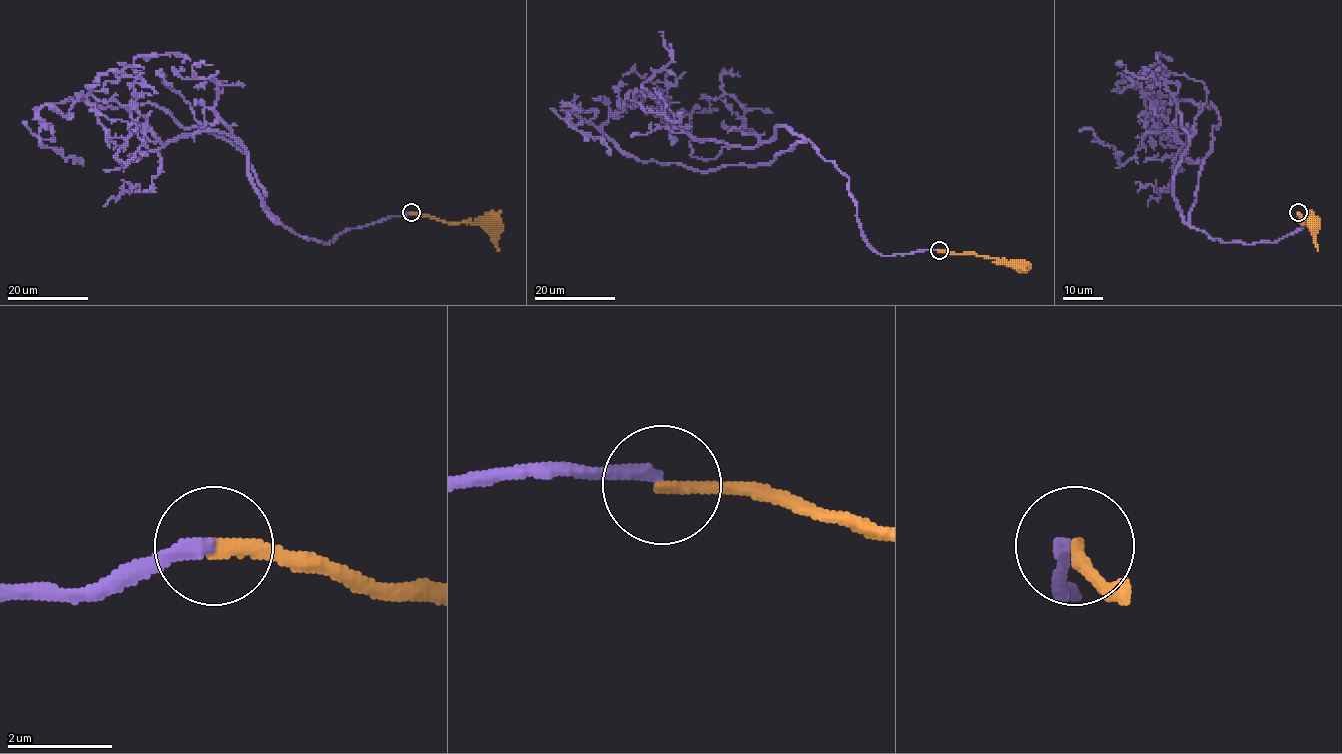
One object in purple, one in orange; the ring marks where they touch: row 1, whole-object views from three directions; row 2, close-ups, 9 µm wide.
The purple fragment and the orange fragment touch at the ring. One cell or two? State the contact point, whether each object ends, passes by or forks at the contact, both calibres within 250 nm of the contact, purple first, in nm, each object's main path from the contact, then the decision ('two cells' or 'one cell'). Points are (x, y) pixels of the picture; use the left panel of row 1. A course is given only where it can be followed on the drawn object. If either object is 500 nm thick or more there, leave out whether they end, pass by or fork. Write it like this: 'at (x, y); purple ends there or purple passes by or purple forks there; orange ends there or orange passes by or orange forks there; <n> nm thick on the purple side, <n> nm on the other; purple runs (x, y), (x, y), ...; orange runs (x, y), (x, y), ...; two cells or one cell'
at (411, 212); purple ends there; orange ends there; 280 nm thick on the purple side, 280 nm on the other; purple runs (412, 213), (328, 244), (297, 235), (269, 212), (244, 153), (150, 104), (40, 109), (40, 145), (82, 158); orange runs (412, 213), (453, 223), (492, 223); two cells

